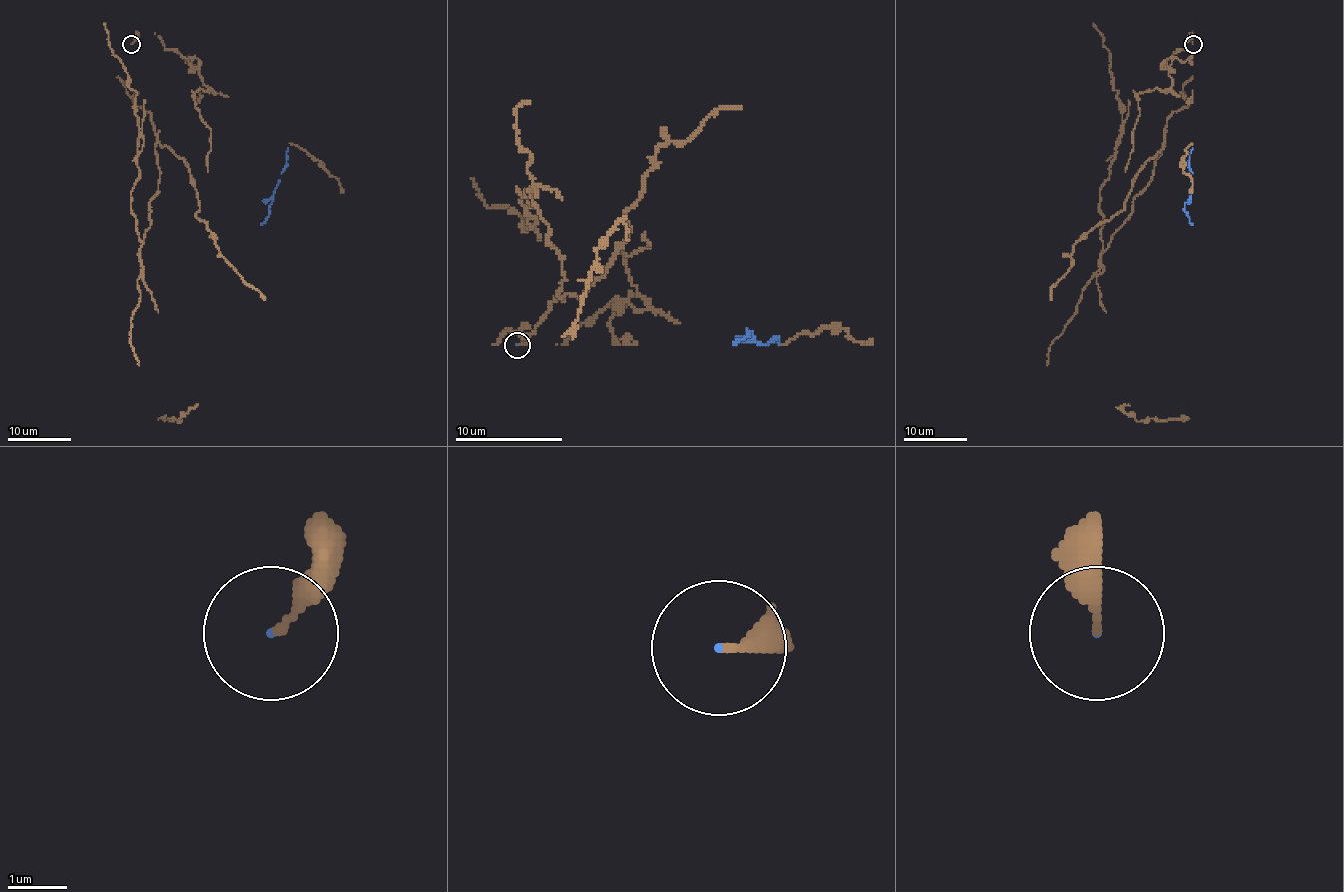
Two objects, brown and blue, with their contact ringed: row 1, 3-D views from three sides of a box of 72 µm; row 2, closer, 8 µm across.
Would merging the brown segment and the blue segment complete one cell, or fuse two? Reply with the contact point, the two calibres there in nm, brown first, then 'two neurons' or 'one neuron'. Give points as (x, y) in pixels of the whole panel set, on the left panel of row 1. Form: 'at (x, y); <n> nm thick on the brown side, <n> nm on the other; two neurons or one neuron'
at (131, 44); 190 nm thick on the brown side, 30 nm on the other; two neurons

